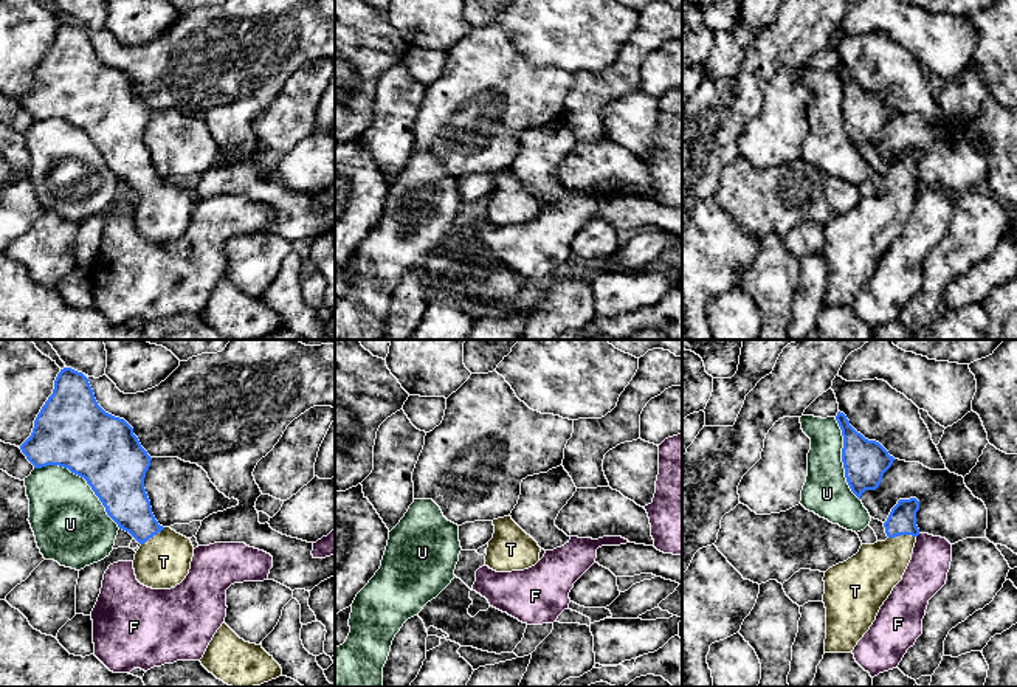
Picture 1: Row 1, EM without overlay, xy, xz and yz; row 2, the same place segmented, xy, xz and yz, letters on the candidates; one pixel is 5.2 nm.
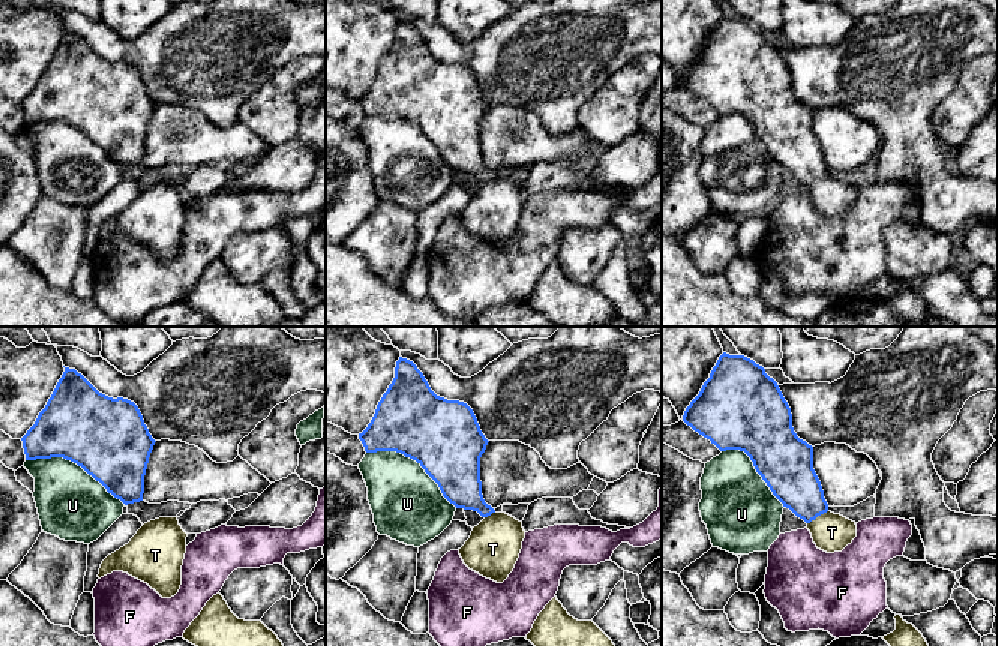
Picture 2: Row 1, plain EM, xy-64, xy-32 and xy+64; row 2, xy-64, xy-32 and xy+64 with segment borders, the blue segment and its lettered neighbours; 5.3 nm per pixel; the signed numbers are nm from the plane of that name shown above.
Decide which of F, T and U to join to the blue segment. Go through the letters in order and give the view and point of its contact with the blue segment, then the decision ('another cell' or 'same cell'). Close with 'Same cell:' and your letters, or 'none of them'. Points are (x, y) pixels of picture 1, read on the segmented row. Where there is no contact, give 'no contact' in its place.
F: no contact | another cell
T: yz (901, 534) | same cell
U: xy (84, 478) | another cell
Same cell: T

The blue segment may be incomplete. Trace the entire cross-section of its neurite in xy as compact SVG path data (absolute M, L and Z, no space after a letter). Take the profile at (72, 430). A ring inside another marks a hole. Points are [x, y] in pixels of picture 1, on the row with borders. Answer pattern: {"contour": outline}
{"contour": "M64 368L34 420L31 436L20 445L34 465L59 465L84 478L119 529L129 532L141 546L135 554L136 580L152 589L171 589L180 585L191 569L194 546L189 538L158 524L144 488L152 457L141 447L133 428L119 417L105 413L96 402L88 378Z"}

